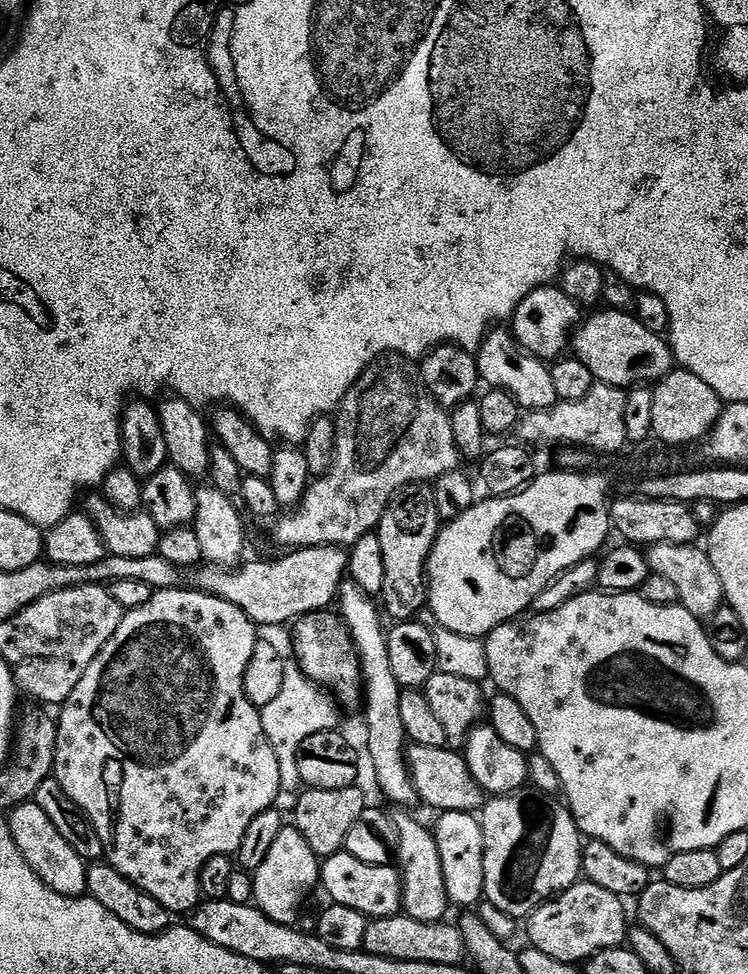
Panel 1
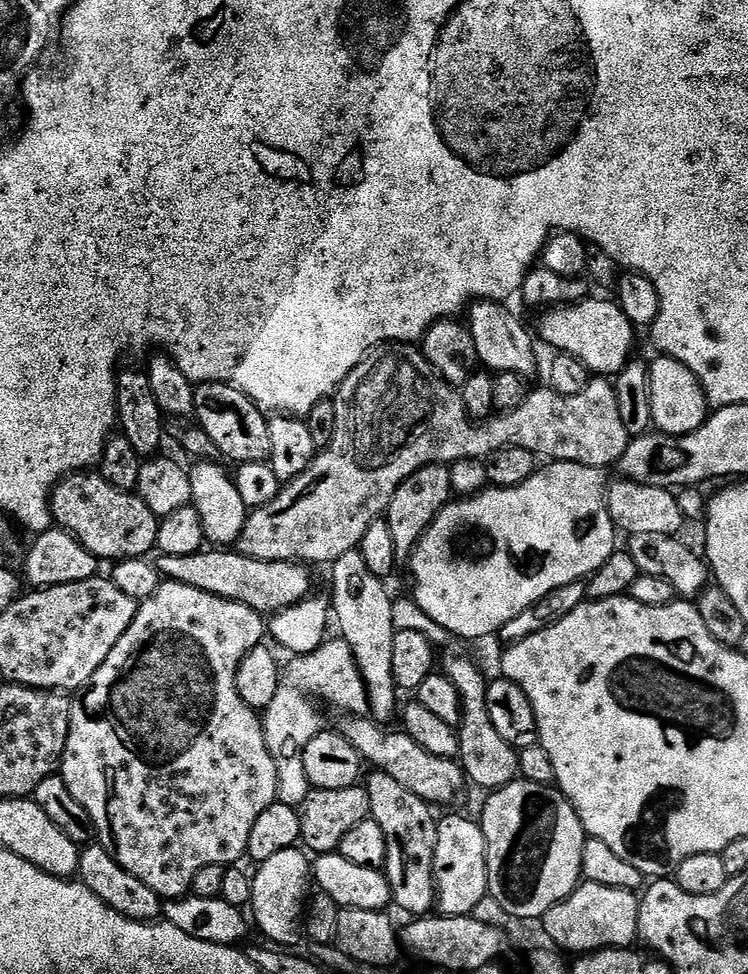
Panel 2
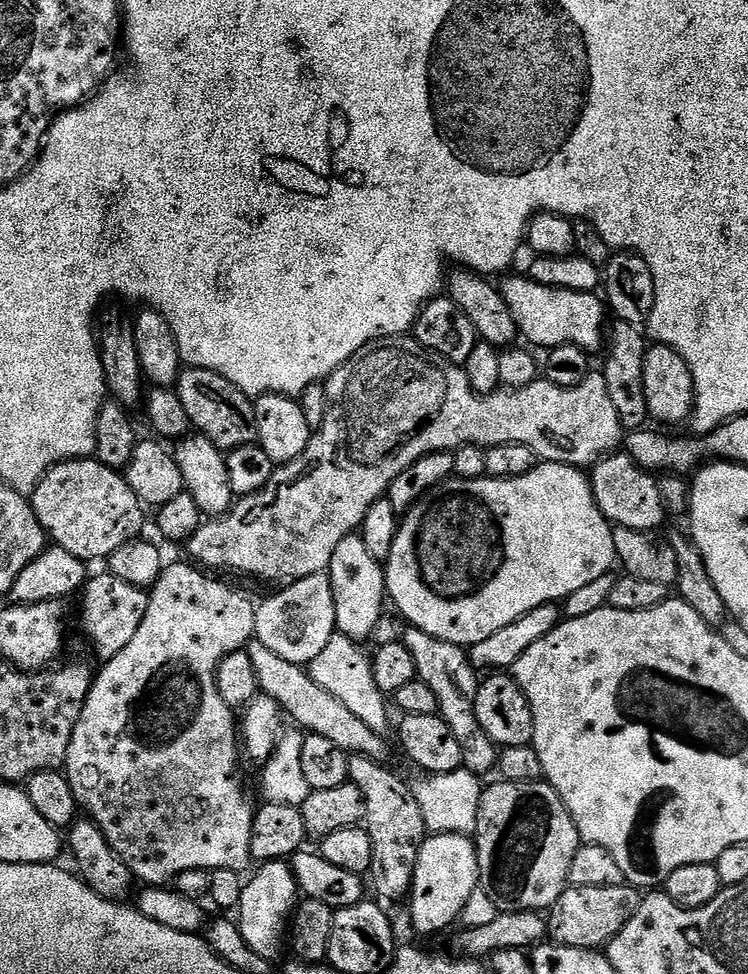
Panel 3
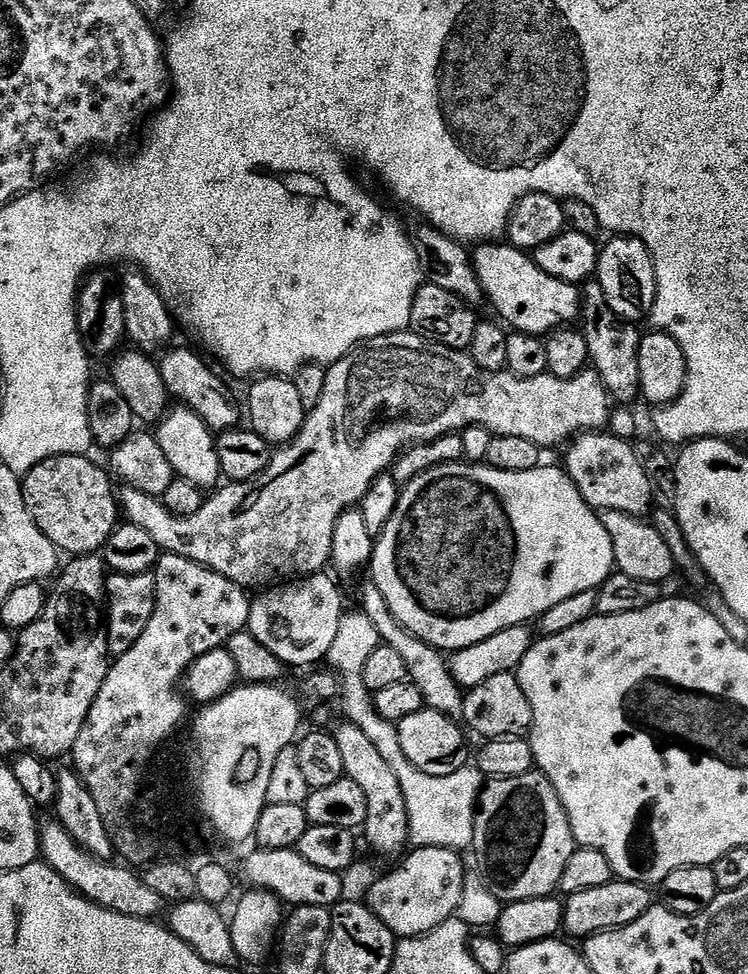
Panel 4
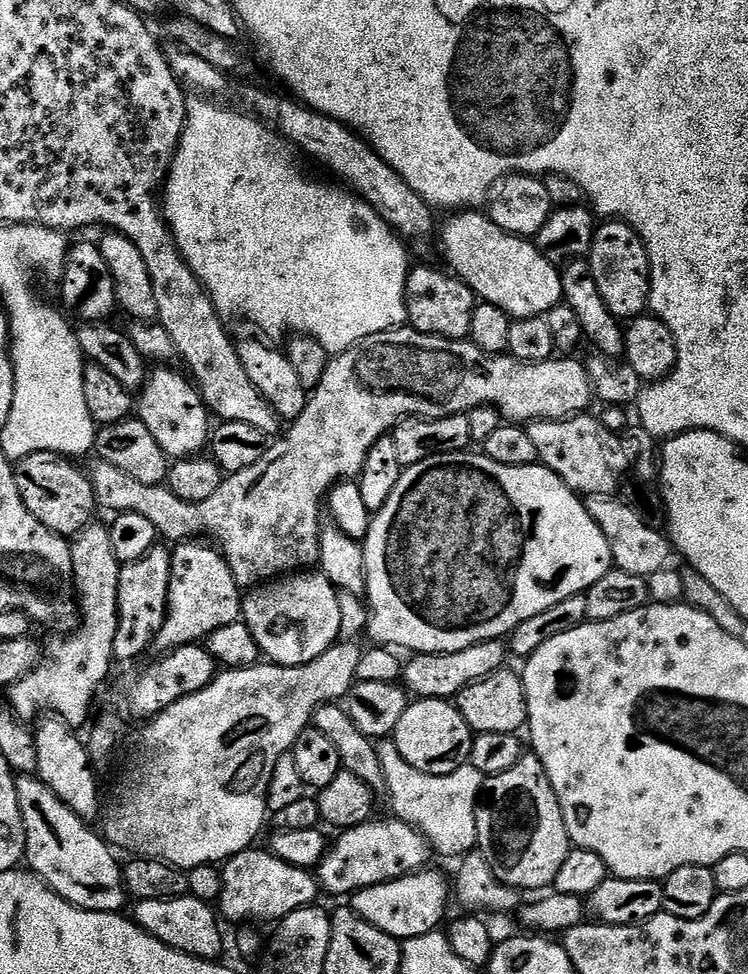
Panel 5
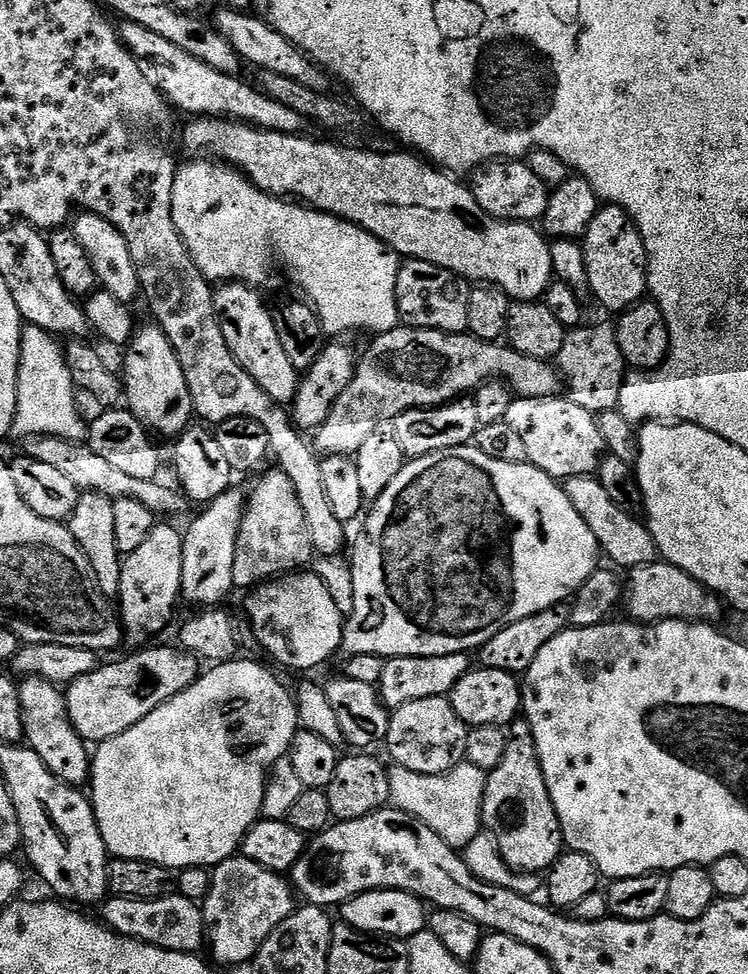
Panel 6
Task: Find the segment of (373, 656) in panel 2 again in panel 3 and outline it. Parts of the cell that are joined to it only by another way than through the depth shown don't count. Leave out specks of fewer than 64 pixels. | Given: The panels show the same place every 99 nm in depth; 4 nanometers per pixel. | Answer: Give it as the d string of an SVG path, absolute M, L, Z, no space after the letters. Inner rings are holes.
M353 534L342 538L342 542L334 546L334 558L330 558L327 574L334 594L337 633L357 642L364 642L379 626L380 615L384 612L384 604L386 605L383 563L376 560L370 550L366 550L363 535Z

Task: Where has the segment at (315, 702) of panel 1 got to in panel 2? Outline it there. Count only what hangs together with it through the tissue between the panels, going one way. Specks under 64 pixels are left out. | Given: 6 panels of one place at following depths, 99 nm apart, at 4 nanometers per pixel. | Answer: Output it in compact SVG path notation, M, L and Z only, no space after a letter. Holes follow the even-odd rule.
M343 638L335 639L325 639L320 647L305 656L292 656L283 669L278 694L274 694L270 706L262 712L266 746L270 758L274 760L274 770L278 776L277 801L295 809L299 809L310 790L308 781L304 779L300 756L304 753L306 742L310 742L310 738L322 731L320 712L308 701L308 696L325 700L330 707L337 708L340 714L368 716L370 712L368 691L354 654Z

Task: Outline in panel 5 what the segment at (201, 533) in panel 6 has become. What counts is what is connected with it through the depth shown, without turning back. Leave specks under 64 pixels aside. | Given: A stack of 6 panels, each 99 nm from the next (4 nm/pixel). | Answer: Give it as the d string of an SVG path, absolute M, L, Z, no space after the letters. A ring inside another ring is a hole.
M180 542L171 554L168 617L162 622L154 645L160 654L184 644L207 641L214 630L237 623L242 616L242 589L219 548L208 542Z

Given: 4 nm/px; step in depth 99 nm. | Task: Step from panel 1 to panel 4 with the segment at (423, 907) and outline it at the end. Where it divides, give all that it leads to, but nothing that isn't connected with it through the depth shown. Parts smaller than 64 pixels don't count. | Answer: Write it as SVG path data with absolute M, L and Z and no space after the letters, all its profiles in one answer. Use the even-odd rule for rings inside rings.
M350 722L343 723L334 728L332 737L334 742L338 742L338 750L342 753L345 777L356 783L366 797L366 822L362 829L362 836L368 839L368 844L374 851L381 852L384 856L403 857L410 841L406 798L402 798L402 786L398 782L398 774L390 770L386 758L382 758L381 752L374 747L374 742L370 742L366 730Z

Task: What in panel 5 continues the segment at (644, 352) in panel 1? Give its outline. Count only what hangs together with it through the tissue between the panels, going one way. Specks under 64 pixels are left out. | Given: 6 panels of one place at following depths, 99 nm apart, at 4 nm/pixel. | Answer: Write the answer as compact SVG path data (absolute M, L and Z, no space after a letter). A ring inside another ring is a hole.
M460 210L448 221L443 221L438 232L438 244L444 247L444 256L448 259L447 267L455 275L474 290L474 294L485 304L498 306L512 320L525 320L535 316L543 316L548 313L554 305L561 303L564 298L562 282L560 281L560 268L551 264L544 255L536 248L531 239L522 236L511 236L498 226L494 226L491 218L480 210Z

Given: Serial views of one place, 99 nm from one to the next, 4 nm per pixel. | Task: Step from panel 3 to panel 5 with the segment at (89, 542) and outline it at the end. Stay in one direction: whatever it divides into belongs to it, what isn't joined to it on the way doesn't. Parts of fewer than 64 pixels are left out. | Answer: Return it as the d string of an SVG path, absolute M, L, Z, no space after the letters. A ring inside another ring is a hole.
M54 452L30 454L14 464L18 494L26 510L30 510L30 514L34 514L34 518L38 518L42 526L65 538L75 538L82 529L93 523L95 516L92 515L98 512L91 480L72 464L75 463L71 459Z

